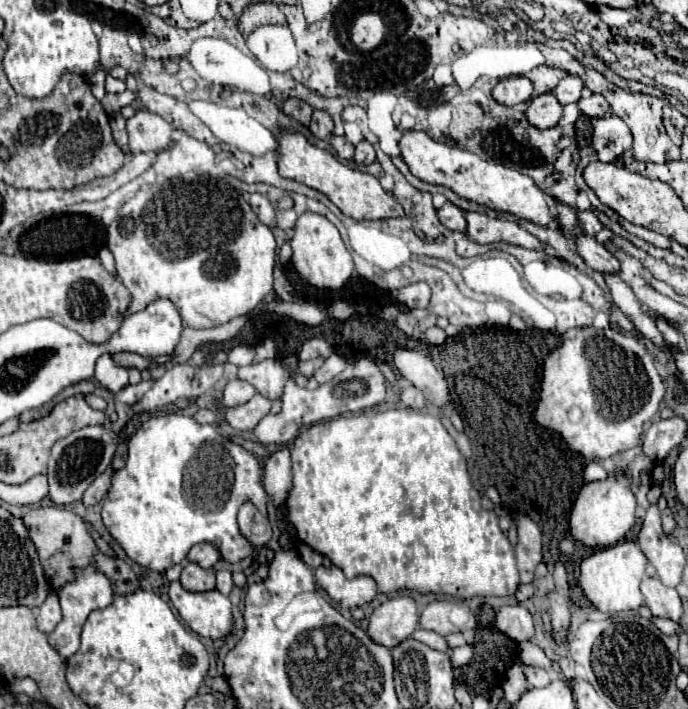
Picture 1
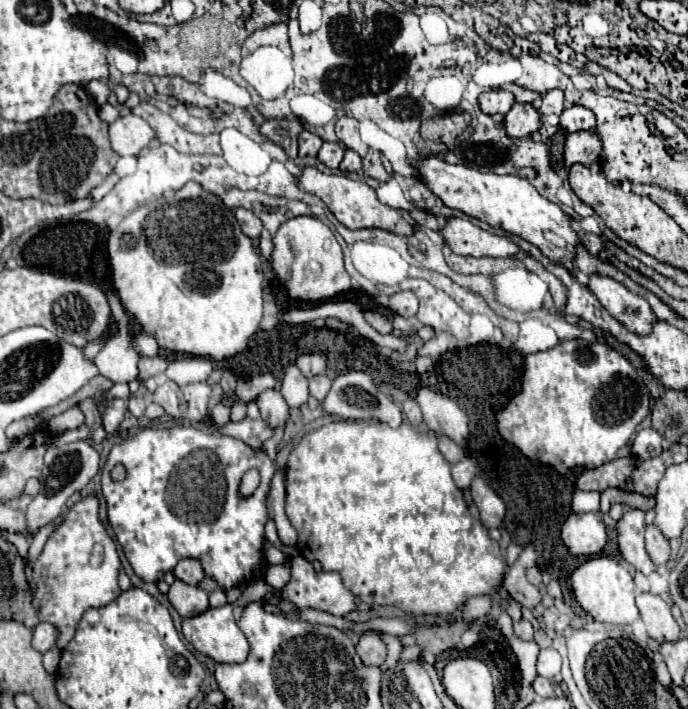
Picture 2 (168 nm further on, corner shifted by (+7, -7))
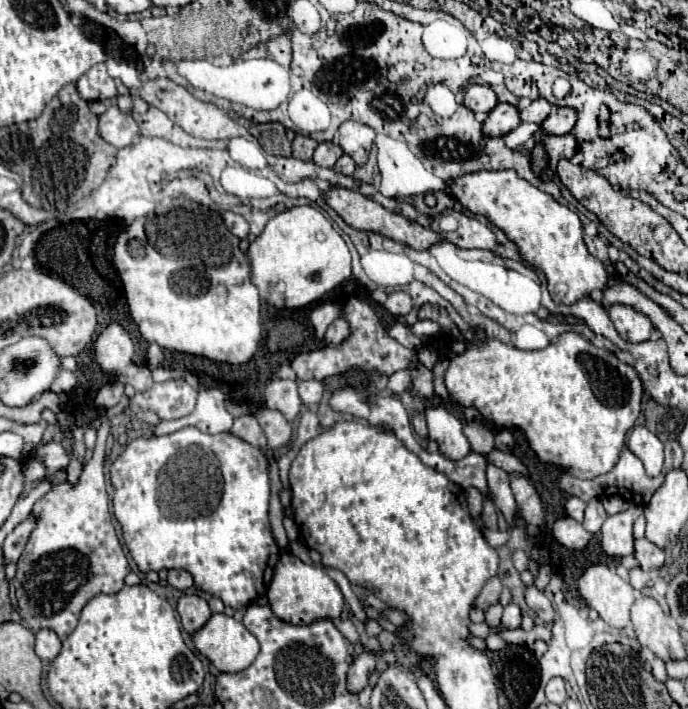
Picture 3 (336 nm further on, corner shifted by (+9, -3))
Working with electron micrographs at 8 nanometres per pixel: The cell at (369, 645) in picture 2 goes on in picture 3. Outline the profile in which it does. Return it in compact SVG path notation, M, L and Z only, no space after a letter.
M364 650L362 654L358 654L350 666L350 676L348 676L348 684L352 692L360 692L366 682L370 672L376 668L376 654L372 650Z

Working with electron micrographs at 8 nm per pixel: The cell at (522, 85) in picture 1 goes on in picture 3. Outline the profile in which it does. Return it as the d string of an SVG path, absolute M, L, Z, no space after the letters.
M472 84L466 90L464 104L472 112L492 112L494 106L498 104L498 98L496 98L496 92L488 84L480 84L480 86Z

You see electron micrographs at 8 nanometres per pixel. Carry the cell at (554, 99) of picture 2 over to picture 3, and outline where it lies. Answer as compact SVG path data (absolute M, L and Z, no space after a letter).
M536 98L528 108L522 110L522 120L524 120L524 122L542 124L542 122L548 118L548 114L550 114L552 108L554 108L554 106L552 106L546 98Z

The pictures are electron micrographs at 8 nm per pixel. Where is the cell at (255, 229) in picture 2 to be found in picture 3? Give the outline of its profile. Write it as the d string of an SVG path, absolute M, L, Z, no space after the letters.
M224 212L222 214L224 220L226 220L226 226L238 236L238 238L246 238L250 234L250 224L244 216L240 214L234 214L234 212Z

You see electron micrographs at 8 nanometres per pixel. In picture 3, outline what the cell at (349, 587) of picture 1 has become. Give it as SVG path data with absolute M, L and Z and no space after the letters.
M282 554L276 568L272 582L268 586L268 600L272 612L290 624L310 624L320 618L338 618L344 610L344 596L338 584L326 574L324 568L304 564L300 558L292 554Z

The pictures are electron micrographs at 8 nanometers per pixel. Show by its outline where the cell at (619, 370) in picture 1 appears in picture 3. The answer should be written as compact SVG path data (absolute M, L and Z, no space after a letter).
M576 332L560 334L546 348L532 352L518 350L498 340L484 340L450 362L444 382L458 404L476 408L486 420L500 428L520 428L528 446L542 462L562 466L572 476L582 478L594 478L614 468L624 448L626 434L634 428L640 414L644 394L644 386L632 366L620 362L612 352L594 346Z

